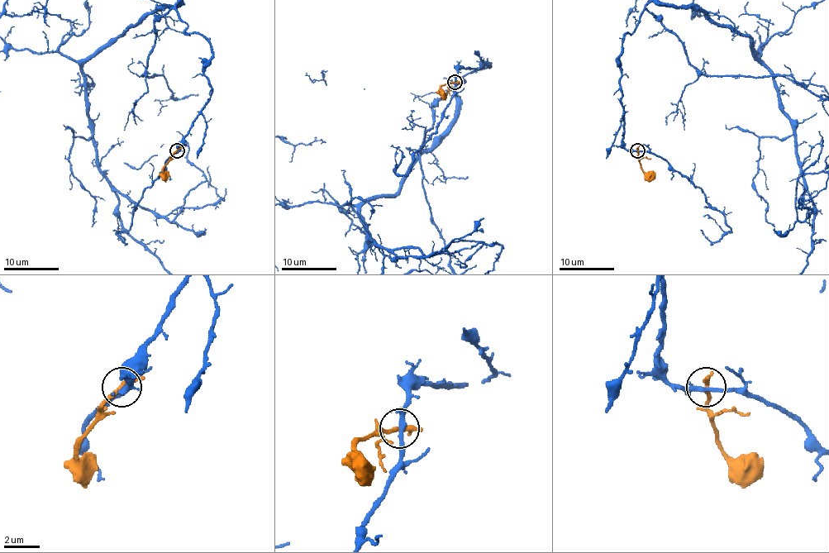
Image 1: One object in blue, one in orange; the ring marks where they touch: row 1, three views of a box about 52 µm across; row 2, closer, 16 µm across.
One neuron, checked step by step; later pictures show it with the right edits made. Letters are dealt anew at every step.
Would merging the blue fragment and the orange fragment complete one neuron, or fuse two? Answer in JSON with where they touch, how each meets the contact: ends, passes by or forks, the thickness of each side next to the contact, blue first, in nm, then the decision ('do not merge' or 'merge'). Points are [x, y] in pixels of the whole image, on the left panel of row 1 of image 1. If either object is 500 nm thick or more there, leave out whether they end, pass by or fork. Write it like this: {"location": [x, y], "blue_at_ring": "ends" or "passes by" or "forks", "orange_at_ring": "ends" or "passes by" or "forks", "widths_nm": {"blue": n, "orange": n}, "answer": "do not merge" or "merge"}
{"location": [177, 150], "blue_at_ring": "forks", "orange_at_ring": "passes by", "widths_nm": {"blue": 200, "orange": 240}, "answer": "do not merge"}

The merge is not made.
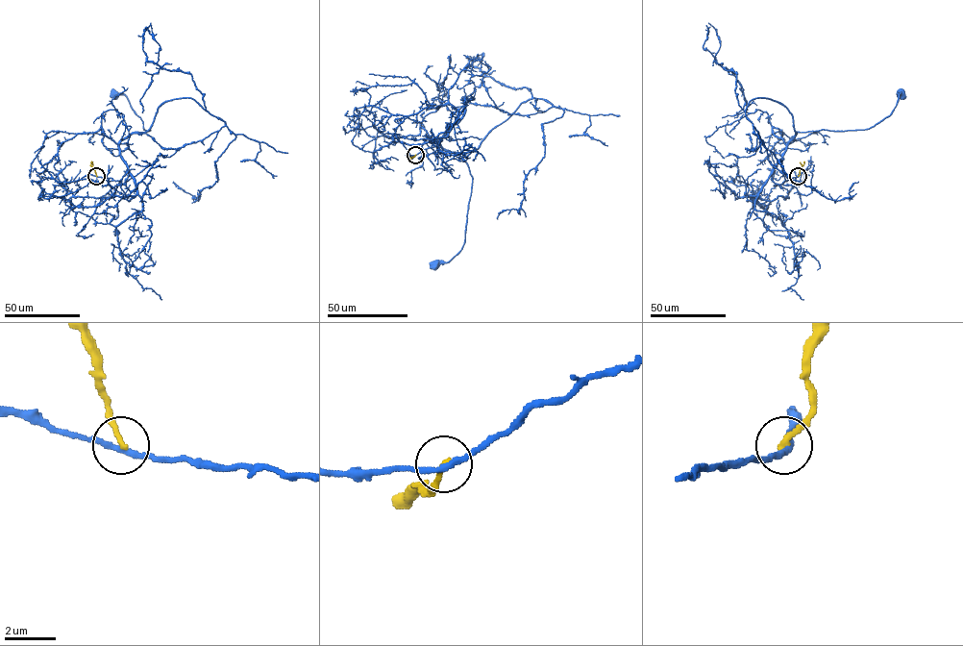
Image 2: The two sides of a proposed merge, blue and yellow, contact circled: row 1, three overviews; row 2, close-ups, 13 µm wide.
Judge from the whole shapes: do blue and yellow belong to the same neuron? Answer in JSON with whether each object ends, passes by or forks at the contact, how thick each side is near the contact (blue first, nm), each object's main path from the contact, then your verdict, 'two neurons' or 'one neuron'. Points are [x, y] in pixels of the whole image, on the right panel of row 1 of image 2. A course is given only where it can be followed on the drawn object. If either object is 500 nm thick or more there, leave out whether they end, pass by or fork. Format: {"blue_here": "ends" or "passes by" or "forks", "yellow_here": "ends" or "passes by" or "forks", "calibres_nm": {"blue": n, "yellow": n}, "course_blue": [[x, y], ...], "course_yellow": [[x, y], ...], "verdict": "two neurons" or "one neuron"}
{"blue_here": "passes by", "yellow_here": "ends", "calibres_nm": {"blue": 240, "yellow": 220}, "course_blue": [[798, 176], [779, 185], [772, 178], [773, 167], [798, 132], [866, 130], [890, 113], [901, 94]], "course_yellow": [[798, 176], [804, 161]], "verdict": "two neurons"}

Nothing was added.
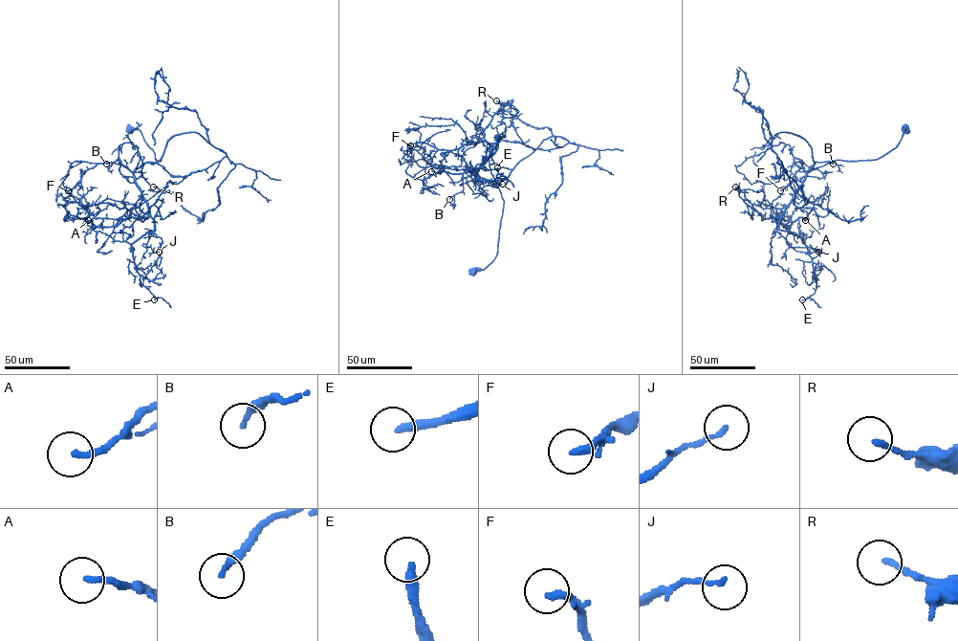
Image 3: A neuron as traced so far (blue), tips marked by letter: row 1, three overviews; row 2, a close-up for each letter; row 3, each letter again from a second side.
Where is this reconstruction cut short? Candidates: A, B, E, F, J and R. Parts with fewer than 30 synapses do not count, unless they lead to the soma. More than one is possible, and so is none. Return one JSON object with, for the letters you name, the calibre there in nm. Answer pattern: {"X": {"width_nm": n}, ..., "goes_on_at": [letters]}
{"A": {"width_nm": 200}, "F": {"width_nm": 240}, "goes_on_at": ["A", "F"]}

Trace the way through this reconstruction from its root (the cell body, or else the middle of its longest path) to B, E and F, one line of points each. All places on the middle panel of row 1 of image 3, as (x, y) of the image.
B: (472, 271), (484, 269), (496, 255), (504, 200), (498, 187), (470, 165), (462, 175), (463, 189), (449, 199)
E: (472, 271), (484, 269), (497, 253), (504, 200), (476, 173), (496, 144), (474, 172), (490, 182), (497, 167)
F: (472, 271), (484, 269), (496, 254), (504, 202), (499, 189), (462, 159), (459, 165), (438, 168), (410, 145)

